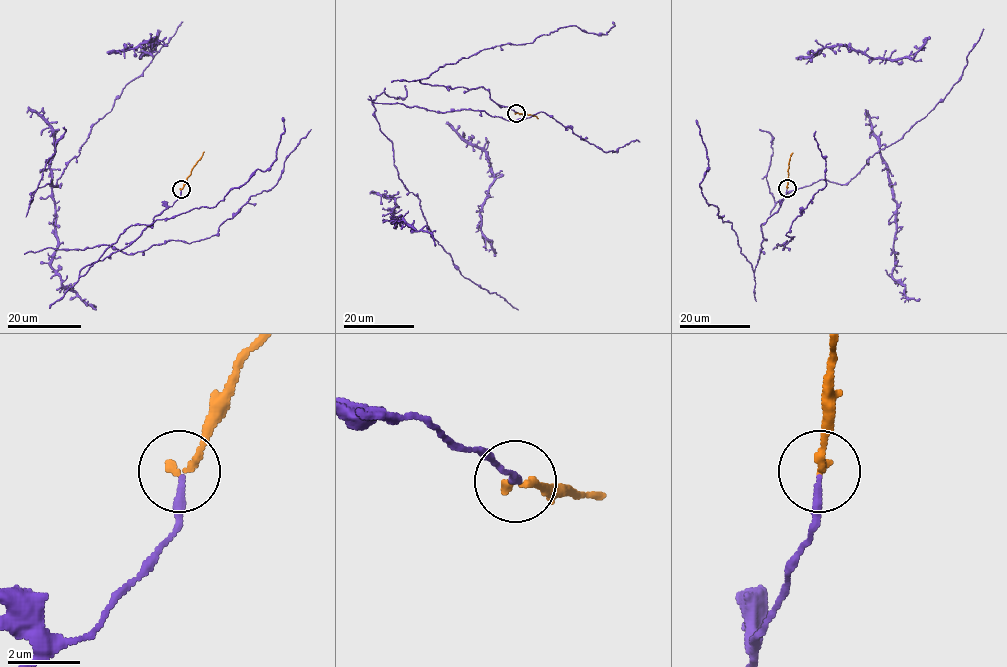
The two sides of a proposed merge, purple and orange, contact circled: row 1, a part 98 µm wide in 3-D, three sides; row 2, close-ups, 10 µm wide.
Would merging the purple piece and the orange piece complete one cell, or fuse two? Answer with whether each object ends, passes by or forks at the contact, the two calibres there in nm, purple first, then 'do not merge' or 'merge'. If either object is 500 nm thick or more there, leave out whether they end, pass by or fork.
purple ends | orange ends | 240/220 nm | merge

